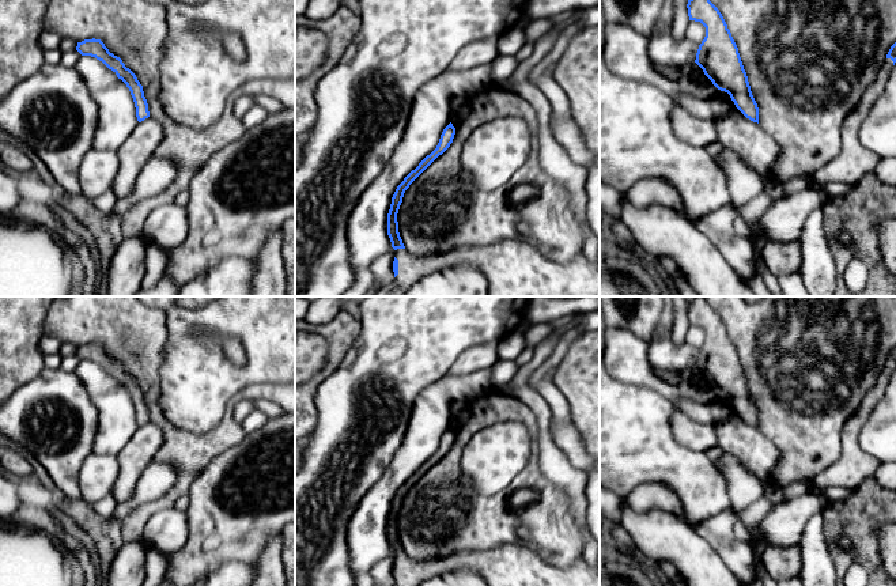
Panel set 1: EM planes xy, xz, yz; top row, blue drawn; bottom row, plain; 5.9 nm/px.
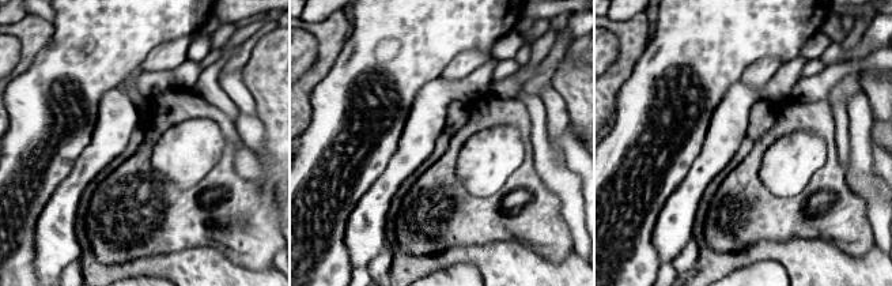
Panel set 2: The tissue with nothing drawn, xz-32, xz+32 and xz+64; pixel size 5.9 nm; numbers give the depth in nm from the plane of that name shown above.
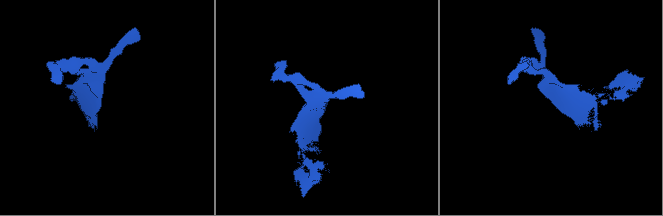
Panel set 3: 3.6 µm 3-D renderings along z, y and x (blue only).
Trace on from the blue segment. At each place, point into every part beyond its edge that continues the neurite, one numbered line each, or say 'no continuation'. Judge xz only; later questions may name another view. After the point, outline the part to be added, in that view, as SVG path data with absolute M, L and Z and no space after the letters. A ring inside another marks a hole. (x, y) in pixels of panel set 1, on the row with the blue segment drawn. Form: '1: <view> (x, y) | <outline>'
1: xz (513, 267) | M504 239L491 245L461 246L442 254L415 256L407 249L394 250L398 260L398 275L370 296L402 296L419 279L458 265L472 265L480 269L488 280L488 296L600 296L600 252L597 262L590 262L582 253L568 262L557 262L542 256L537 247L523 239Z

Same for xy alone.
no continuation

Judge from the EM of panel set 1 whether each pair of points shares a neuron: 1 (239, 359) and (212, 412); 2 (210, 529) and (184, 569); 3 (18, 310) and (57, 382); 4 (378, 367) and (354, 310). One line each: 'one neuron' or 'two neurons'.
1: two neurons
2: one neuron
3: two neurons
4: two neurons

